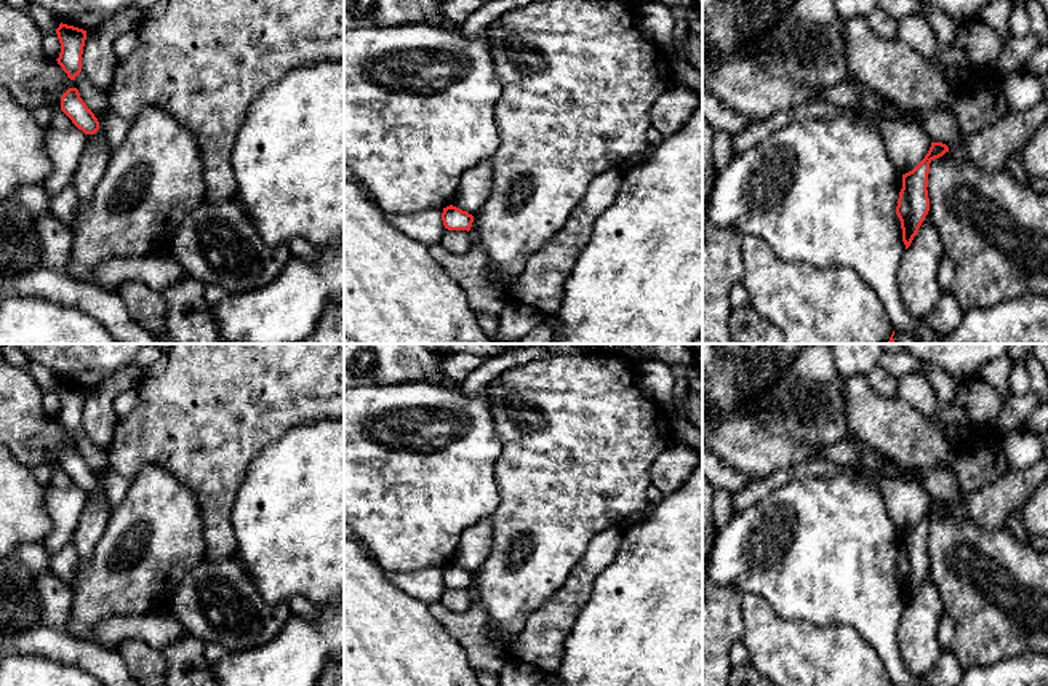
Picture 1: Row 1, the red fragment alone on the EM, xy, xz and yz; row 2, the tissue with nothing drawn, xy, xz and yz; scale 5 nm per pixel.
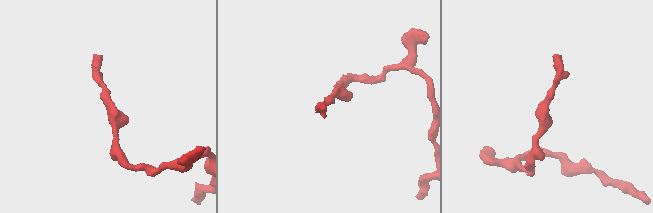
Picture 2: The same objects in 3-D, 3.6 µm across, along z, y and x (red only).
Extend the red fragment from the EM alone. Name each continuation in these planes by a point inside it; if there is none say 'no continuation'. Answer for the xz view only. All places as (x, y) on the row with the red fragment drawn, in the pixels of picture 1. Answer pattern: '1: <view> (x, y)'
no continuation

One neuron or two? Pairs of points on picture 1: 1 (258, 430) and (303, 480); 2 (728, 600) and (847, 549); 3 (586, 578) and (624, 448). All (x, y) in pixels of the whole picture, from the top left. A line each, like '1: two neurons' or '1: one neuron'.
1: two neurons
2: two neurons
3: two neurons

